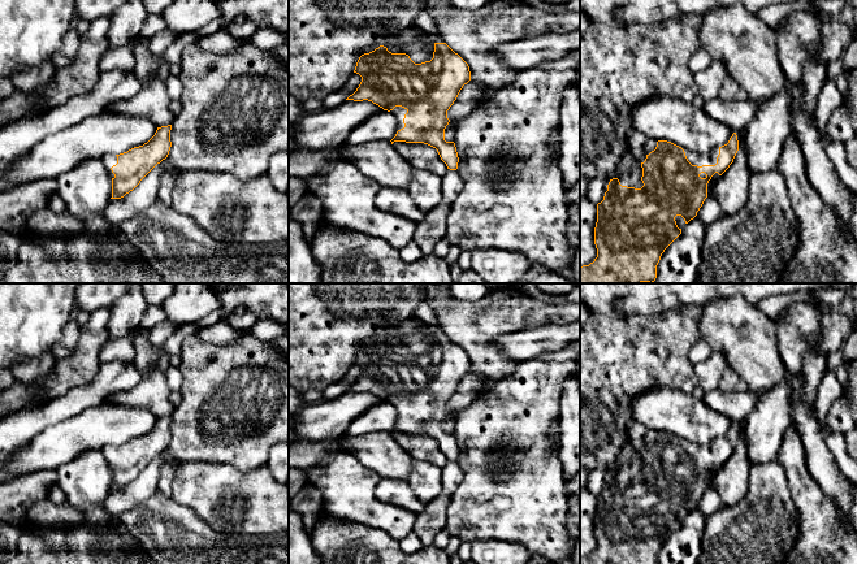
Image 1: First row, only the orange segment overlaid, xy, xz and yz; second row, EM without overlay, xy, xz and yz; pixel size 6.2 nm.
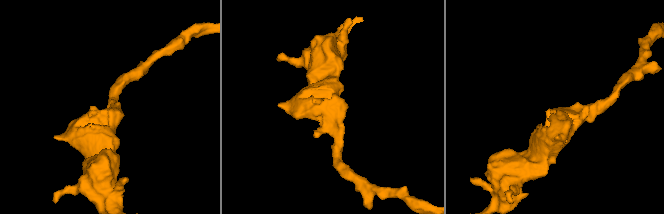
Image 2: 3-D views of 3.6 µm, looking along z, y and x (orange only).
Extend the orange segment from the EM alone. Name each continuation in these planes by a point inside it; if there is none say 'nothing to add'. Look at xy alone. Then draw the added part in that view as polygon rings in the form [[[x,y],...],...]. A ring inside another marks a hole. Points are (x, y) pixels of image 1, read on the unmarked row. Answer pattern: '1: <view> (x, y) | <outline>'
1: xy (109, 451) | [[[113,444],[105,446],[104,447],[104,455],[105,455],[107,460],[108,460],[108,464],[111,467],[111,469],[114,469],[114,465],[112,464],[111,459],[117,455],[117,447],[113,446]]]

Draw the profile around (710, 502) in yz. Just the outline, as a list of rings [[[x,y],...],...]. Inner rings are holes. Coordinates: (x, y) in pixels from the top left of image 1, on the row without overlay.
[[[707,487],[697,503],[697,507],[706,517],[711,516],[722,508],[722,500],[714,487]]]

